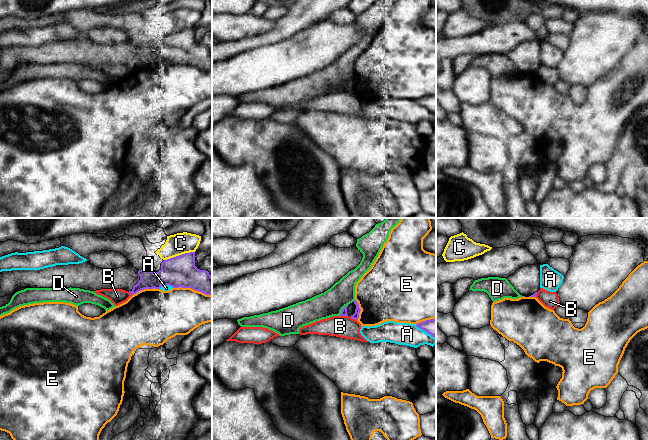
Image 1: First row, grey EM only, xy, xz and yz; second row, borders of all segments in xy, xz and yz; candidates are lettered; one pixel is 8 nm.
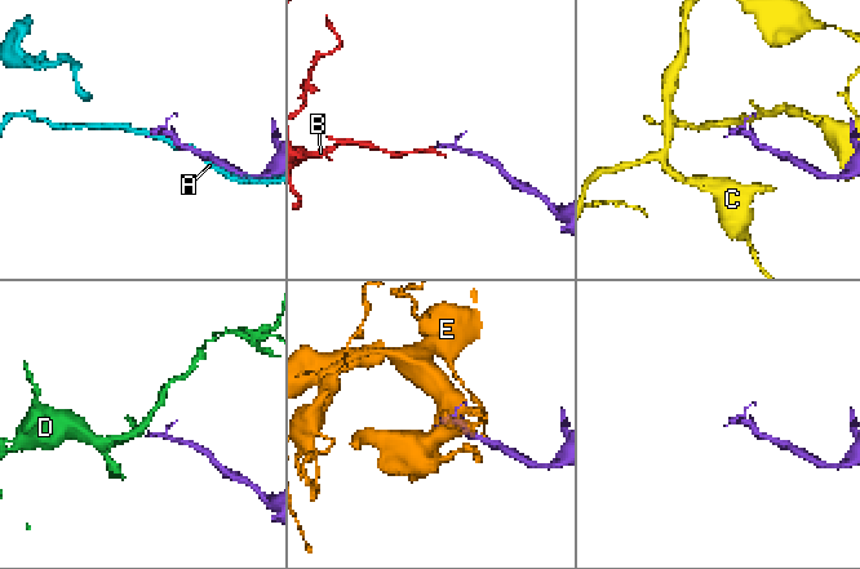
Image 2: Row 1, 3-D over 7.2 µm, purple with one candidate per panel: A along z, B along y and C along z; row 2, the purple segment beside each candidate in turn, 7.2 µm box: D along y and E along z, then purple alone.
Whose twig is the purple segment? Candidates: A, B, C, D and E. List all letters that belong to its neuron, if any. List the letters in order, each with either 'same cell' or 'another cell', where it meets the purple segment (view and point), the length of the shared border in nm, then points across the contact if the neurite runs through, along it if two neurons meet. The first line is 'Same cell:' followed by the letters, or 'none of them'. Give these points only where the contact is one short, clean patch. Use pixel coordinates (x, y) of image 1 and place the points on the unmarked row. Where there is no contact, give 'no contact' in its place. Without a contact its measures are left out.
Same cell: none of them
A: another cell; meets purple in xz at (425, 107); contact 200 nm long
B: another cell; meets purple in xz at (353, 94); contact 70 nm long; border along xz (350, 92), (356, 96)
C: another cell; meets purple in xy at (179, 31); contact 260 nm long
D: another cell; meets purple in xz at (342, 85); contact 130 nm long; border along xz (348, 79), (339, 91)
E: another cell; meets purple in xy at (192, 64); contact 320 nm long

